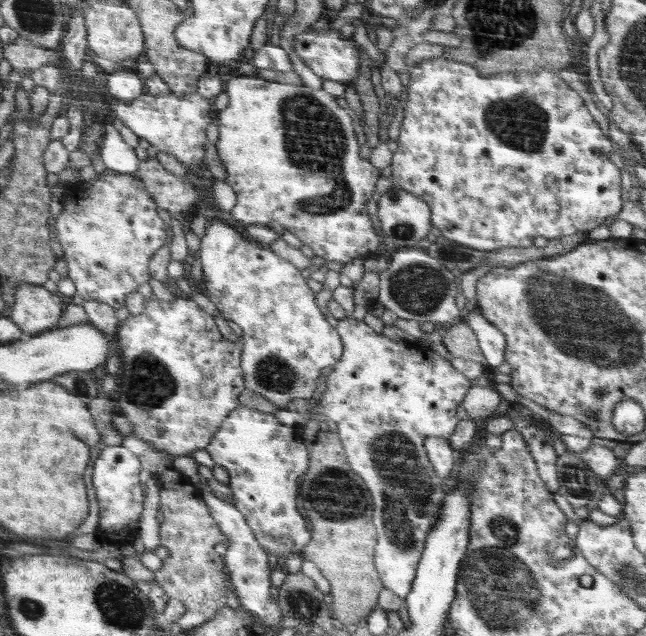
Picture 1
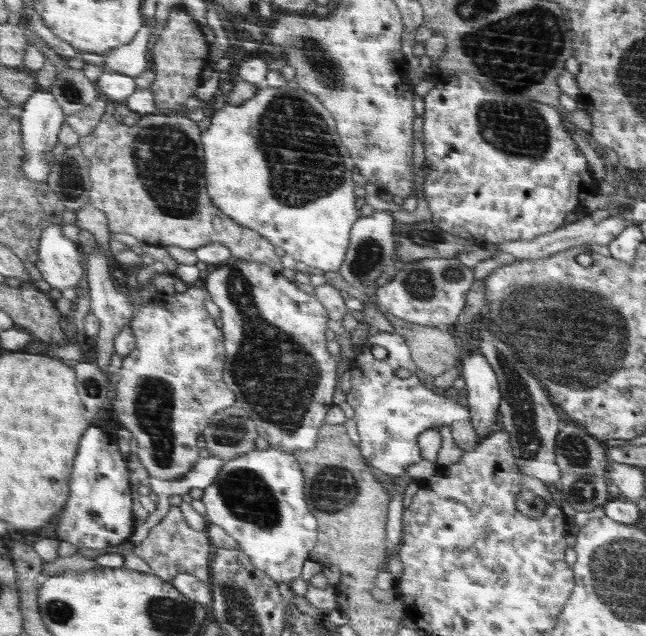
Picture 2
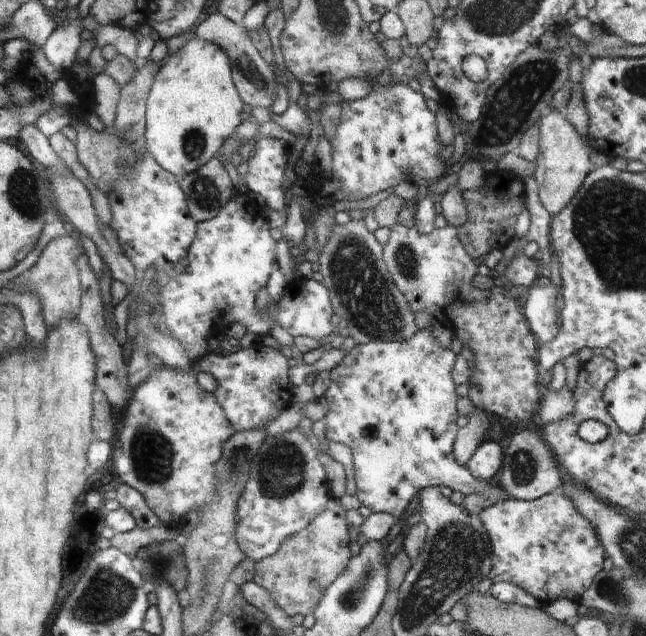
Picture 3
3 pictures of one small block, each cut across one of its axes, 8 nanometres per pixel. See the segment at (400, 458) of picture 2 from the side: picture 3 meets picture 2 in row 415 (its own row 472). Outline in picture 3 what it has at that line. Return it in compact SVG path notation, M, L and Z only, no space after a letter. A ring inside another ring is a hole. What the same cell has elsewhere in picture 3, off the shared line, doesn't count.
M432 326L420 329L410 342L372 341L356 345L344 356L344 360L342 360L336 368L331 370L330 376L332 382L326 389L324 396L322 396L326 398L328 404L328 412L326 412L326 417L324 418L326 422L326 438L328 438L330 442L340 442L340 444L344 444L344 446L348 446L348 448L352 450L354 478L356 482L355 494L356 498L358 498L358 502L360 502L362 506L370 508L374 513L386 512L392 514L392 516L397 519L399 519L400 514L406 510L406 506L412 502L412 498L414 498L420 490L424 490L424 488L428 488L428 486L440 486L440 484L444 484L444 486L450 486L453 491L457 490L465 495L480 494L480 496L484 496L486 500L494 500L494 503L509 500L508 494L504 492L502 486L499 486L496 478L492 480L480 480L480 478L476 478L472 475L471 471L469 471L466 466L462 466L460 462L456 462L454 444L457 436L456 430L458 430L458 426L456 426L458 414L456 414L456 390L454 390L456 386L454 386L455 381L454 378L452 378L456 355L452 351L452 348L440 347L439 342L436 342L432 336L432 330Z

